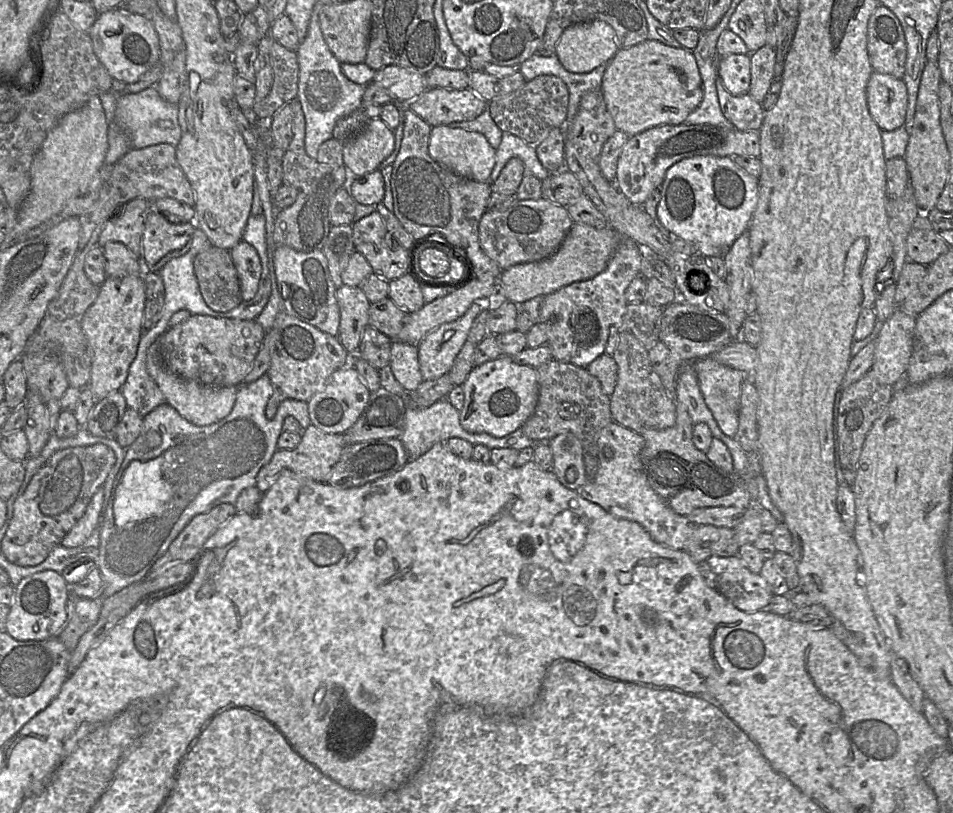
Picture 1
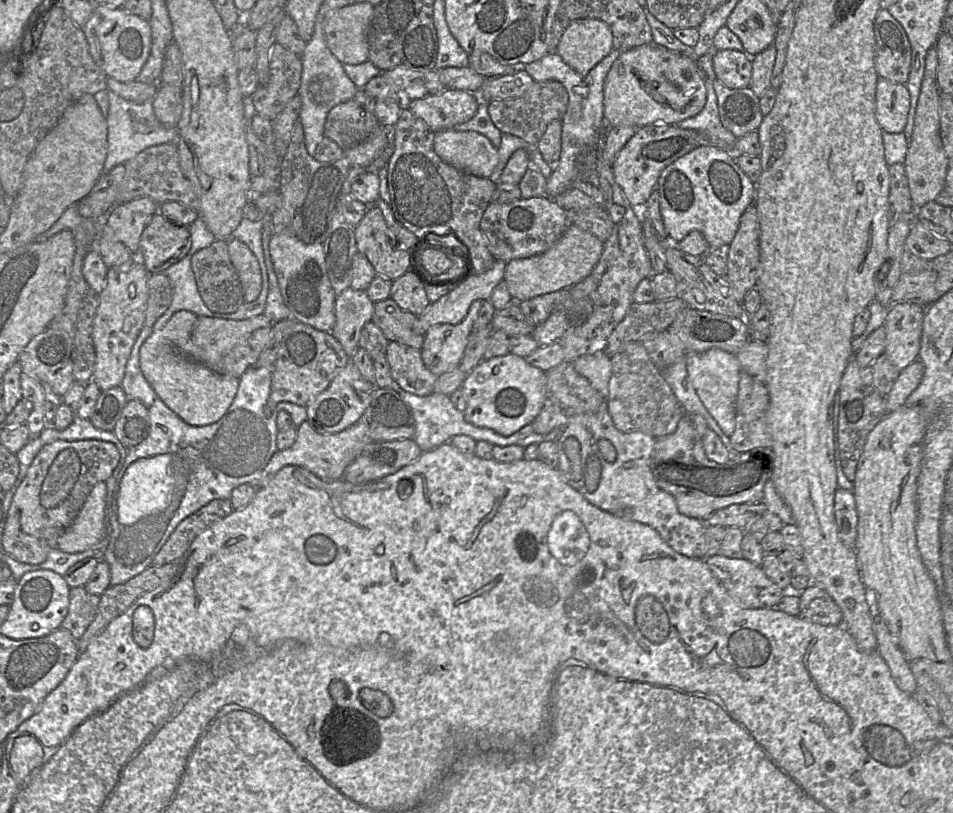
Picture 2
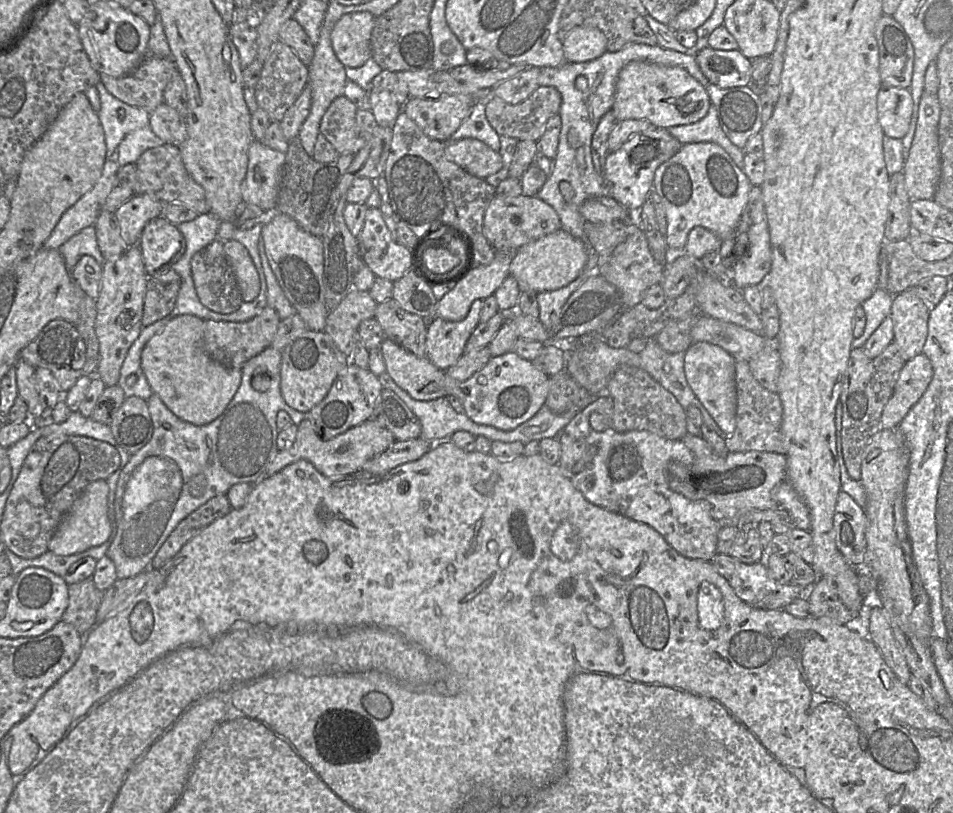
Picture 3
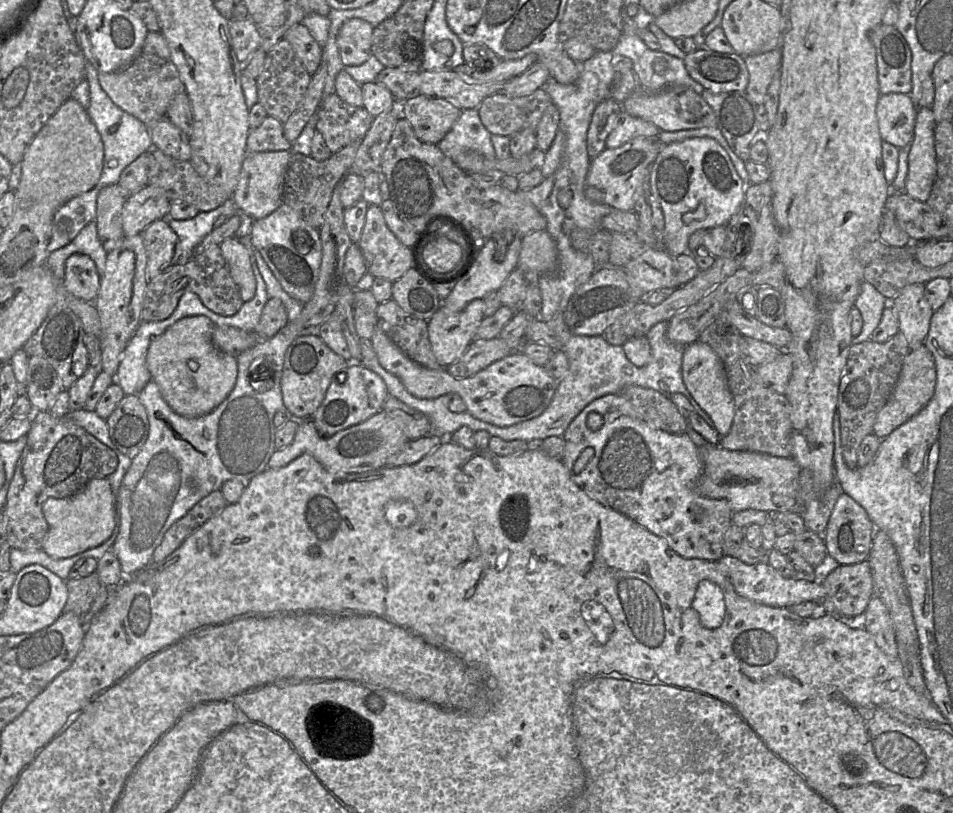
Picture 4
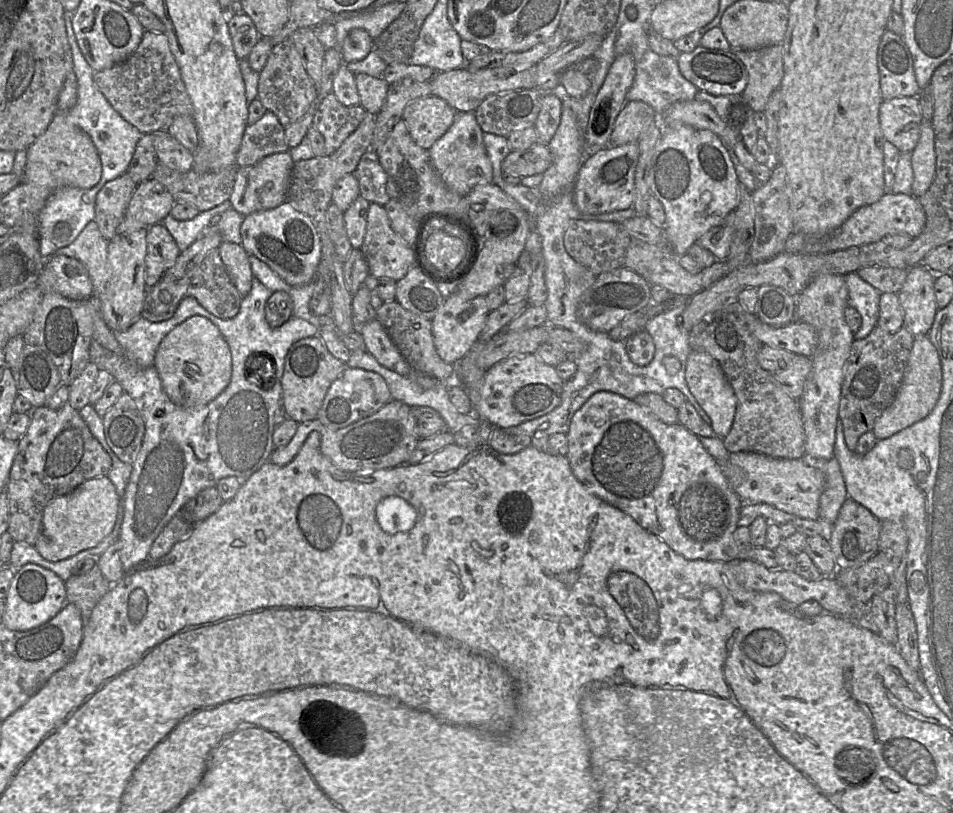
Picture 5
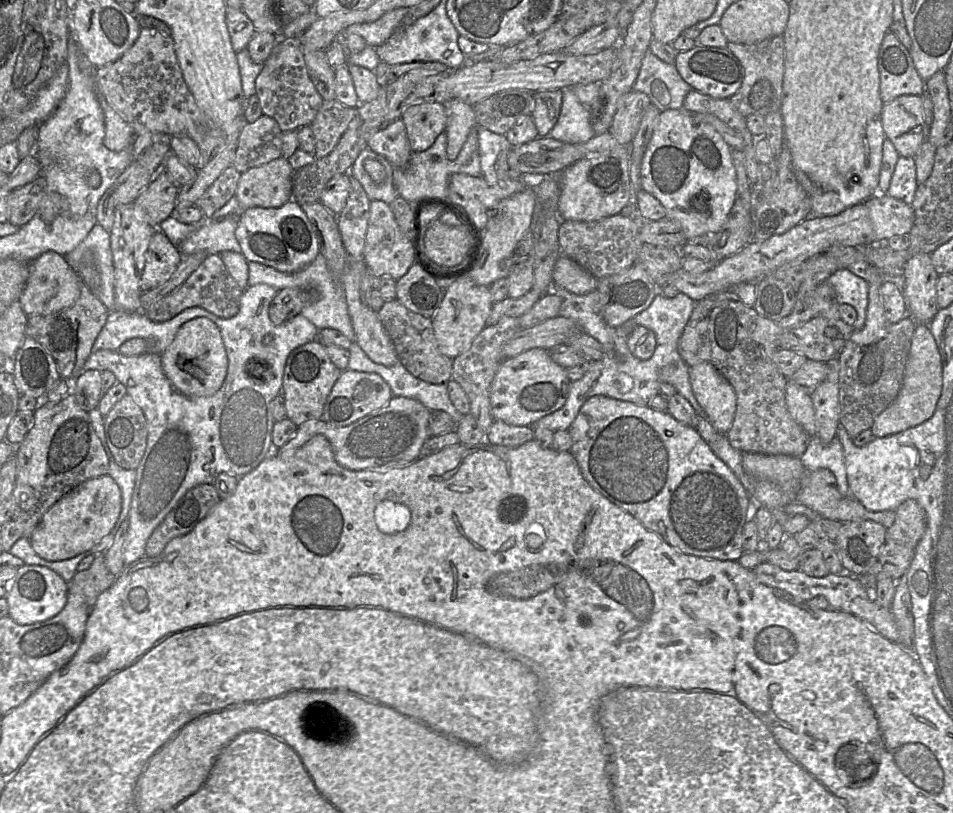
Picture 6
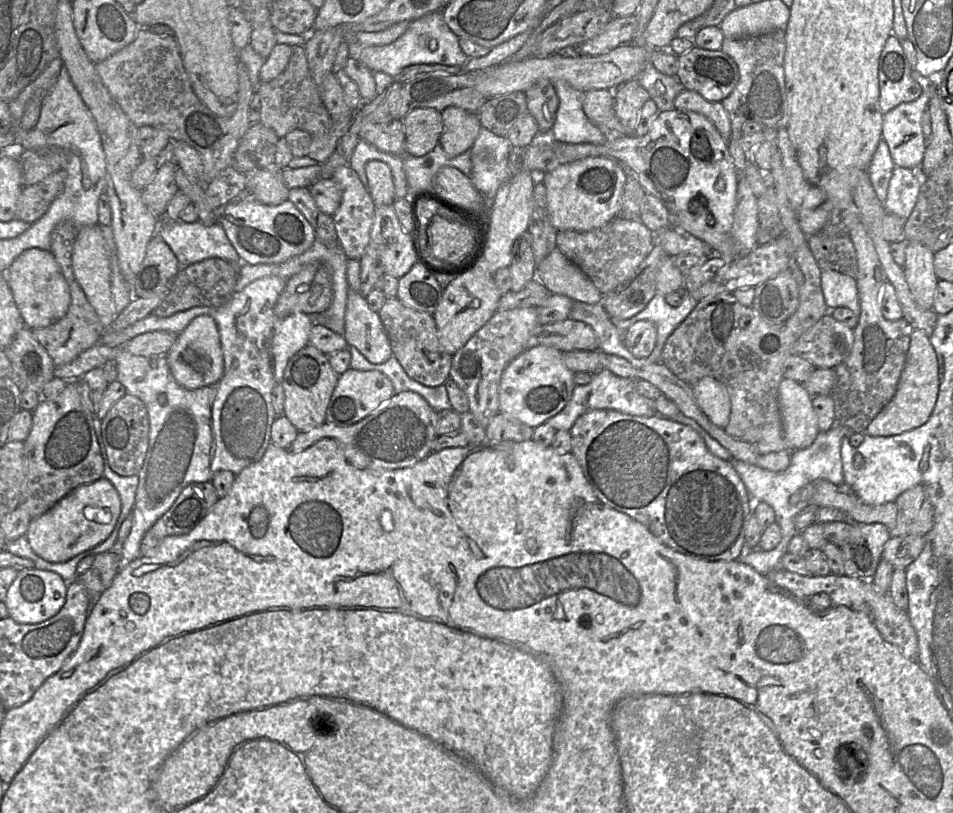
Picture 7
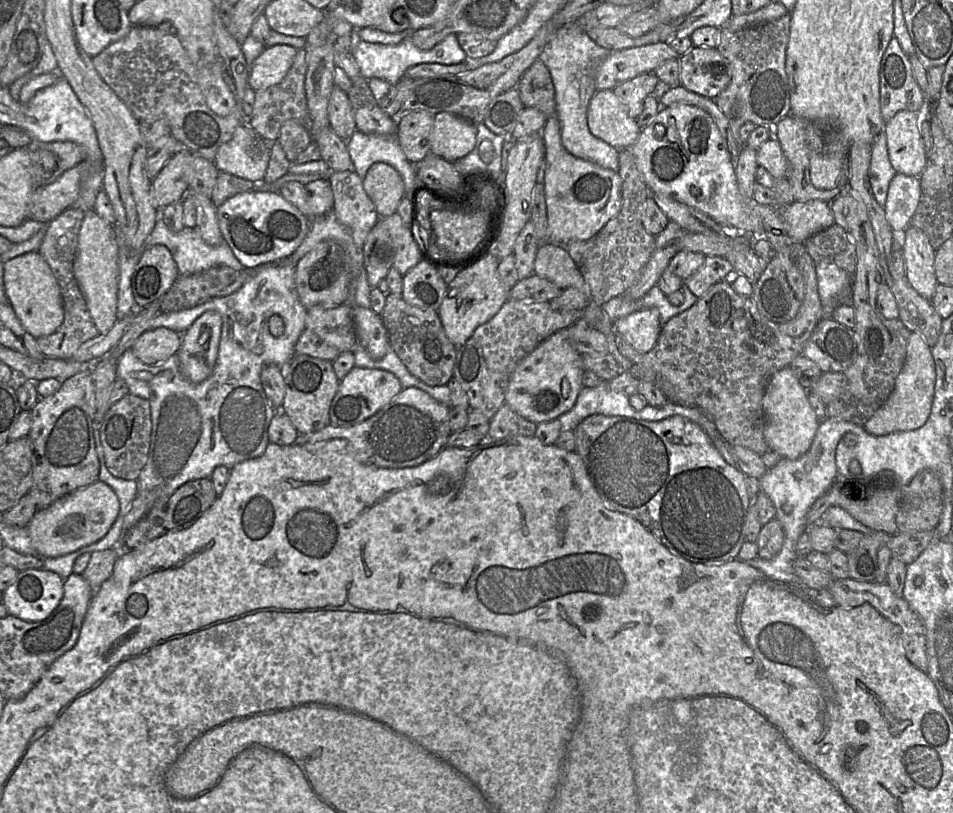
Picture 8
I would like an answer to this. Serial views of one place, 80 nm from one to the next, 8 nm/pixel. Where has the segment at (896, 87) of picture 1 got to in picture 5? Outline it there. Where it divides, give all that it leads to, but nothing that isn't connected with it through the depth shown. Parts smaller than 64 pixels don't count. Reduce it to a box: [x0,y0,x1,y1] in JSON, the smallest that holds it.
[879,97,923,153]

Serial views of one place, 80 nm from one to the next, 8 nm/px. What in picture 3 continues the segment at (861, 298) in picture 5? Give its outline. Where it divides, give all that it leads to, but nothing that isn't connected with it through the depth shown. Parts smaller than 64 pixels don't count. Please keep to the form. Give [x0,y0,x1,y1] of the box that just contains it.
[852,287,893,349]

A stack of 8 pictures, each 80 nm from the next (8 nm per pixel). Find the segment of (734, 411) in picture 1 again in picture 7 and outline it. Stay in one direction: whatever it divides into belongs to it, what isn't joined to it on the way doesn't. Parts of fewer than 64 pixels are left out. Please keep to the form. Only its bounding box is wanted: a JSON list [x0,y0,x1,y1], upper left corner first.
[693,376,731,429]

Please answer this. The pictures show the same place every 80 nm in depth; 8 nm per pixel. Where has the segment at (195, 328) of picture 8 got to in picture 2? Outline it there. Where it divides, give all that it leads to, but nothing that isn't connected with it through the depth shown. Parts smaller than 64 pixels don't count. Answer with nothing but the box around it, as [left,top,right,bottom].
[140,310,240,426]

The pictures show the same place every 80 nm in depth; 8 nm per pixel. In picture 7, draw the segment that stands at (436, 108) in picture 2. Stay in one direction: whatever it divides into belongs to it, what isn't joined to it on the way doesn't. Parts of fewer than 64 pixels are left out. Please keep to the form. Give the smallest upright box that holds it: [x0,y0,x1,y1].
[403,108,443,157]

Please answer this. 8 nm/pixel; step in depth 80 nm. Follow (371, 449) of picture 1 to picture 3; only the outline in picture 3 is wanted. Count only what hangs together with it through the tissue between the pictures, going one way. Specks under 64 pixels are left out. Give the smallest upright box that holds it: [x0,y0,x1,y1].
[359,438,432,474]

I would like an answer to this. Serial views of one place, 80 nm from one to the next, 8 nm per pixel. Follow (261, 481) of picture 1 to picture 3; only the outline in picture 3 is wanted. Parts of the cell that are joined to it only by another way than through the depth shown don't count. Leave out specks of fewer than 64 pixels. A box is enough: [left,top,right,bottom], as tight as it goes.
[264,417,395,478]

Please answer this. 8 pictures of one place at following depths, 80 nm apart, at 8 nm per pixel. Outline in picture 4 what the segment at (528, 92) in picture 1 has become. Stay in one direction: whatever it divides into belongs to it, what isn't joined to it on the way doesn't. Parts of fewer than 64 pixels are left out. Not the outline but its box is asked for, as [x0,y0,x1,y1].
[478,87,553,137]

